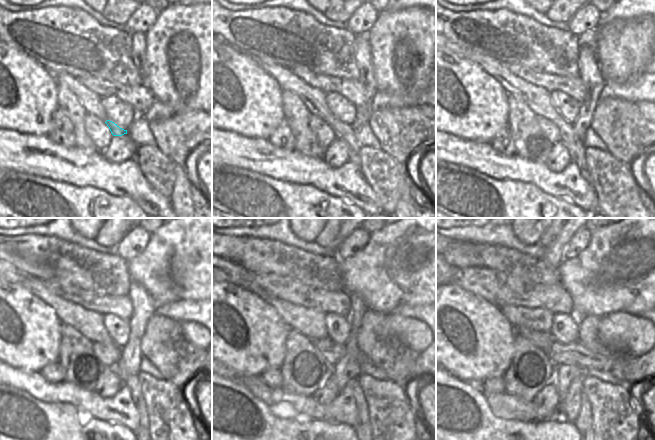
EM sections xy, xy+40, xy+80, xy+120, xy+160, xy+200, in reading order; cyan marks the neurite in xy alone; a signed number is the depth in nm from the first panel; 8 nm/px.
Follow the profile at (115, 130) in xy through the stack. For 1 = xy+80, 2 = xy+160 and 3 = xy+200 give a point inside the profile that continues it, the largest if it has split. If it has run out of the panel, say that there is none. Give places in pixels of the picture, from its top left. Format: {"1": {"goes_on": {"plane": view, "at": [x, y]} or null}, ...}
{"1": {"goes_on": {"plane": "xy+80", "at": [574, 145]}}, "2": {"goes_on": {"plane": "xy+160", "at": [362, 421]}}, "3": {"goes_on": {"plane": "xy+200", "at": [584, 421]}}}

